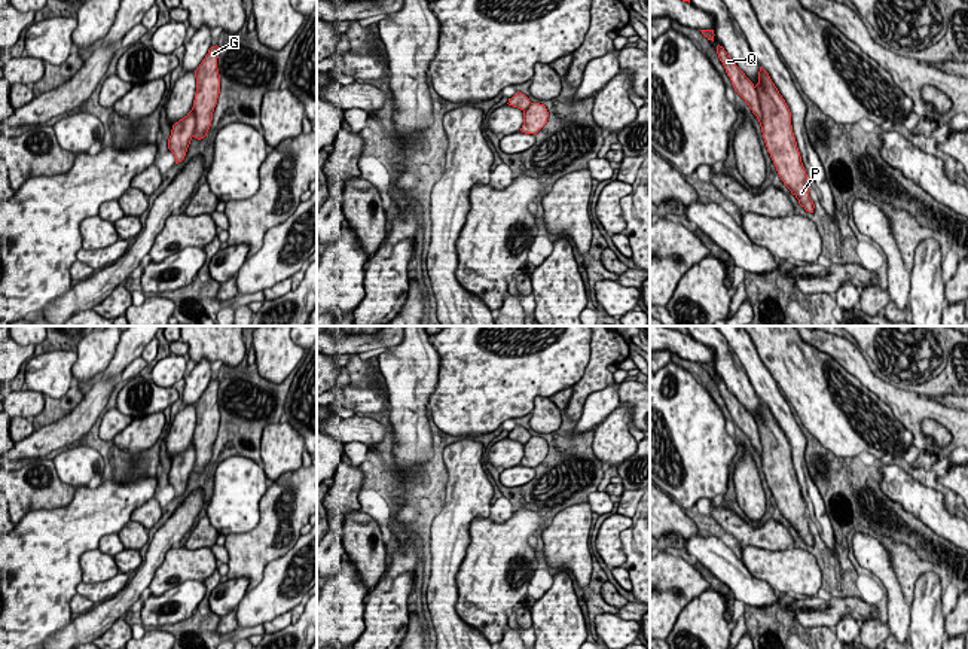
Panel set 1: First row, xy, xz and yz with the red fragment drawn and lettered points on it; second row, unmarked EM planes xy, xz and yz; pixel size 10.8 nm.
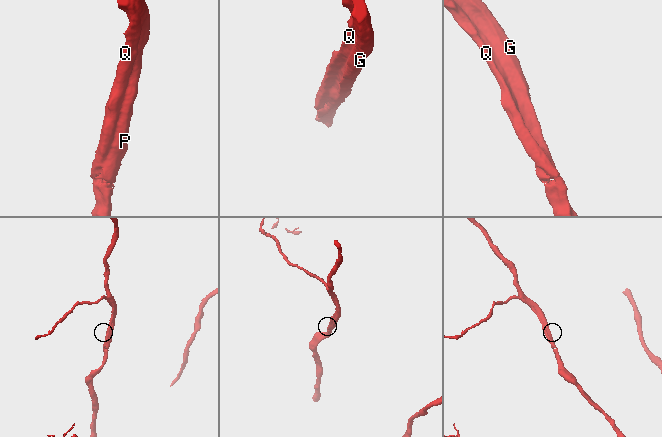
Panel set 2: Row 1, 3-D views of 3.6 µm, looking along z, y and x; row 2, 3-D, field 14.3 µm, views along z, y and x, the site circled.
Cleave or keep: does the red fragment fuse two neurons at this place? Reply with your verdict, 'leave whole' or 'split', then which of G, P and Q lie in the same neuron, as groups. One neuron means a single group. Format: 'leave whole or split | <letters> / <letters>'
leave whole | G P Q

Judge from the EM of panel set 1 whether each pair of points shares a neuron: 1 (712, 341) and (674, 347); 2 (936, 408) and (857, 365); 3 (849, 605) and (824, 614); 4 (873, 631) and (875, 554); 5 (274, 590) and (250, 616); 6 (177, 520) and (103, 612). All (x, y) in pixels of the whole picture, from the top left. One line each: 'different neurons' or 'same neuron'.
1: different neurons
2: same neuron
3: same neuron
4: different neurons
5: same neuron
6: same neuron

